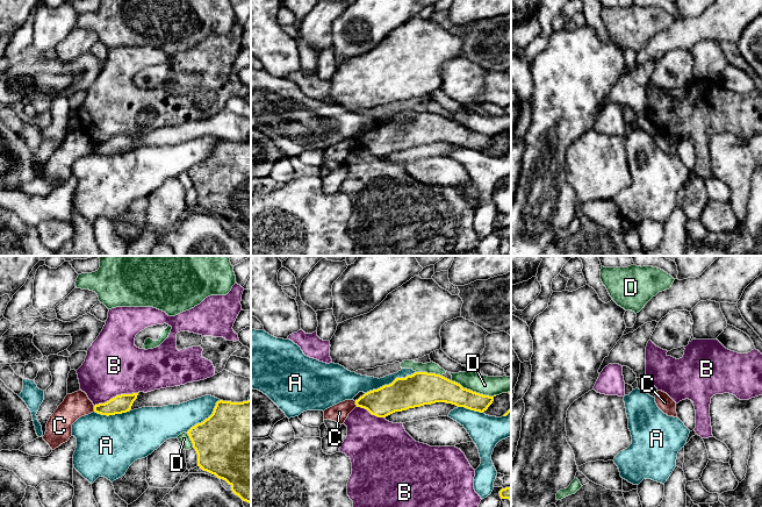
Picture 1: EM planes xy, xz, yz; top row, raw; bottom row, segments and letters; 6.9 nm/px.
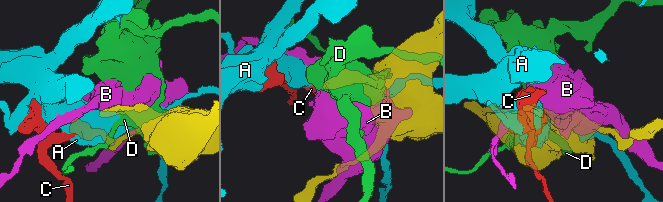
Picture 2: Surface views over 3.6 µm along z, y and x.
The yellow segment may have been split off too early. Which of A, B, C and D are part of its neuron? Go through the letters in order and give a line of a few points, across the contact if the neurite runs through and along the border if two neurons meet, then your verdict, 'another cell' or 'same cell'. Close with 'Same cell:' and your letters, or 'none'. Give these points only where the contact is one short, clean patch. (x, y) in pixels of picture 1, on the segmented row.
A: another cell
B: another cell
C: line xy (93, 406), (94, 411); another cell
D: another cell
Same cell: none

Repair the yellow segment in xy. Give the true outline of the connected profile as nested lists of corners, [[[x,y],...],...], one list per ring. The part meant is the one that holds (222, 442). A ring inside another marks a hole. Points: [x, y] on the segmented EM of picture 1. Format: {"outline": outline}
{"outline": [[[251,400],[217,401],[213,414],[187,434],[197,454],[197,466],[225,480],[236,495],[251,504]]]}

